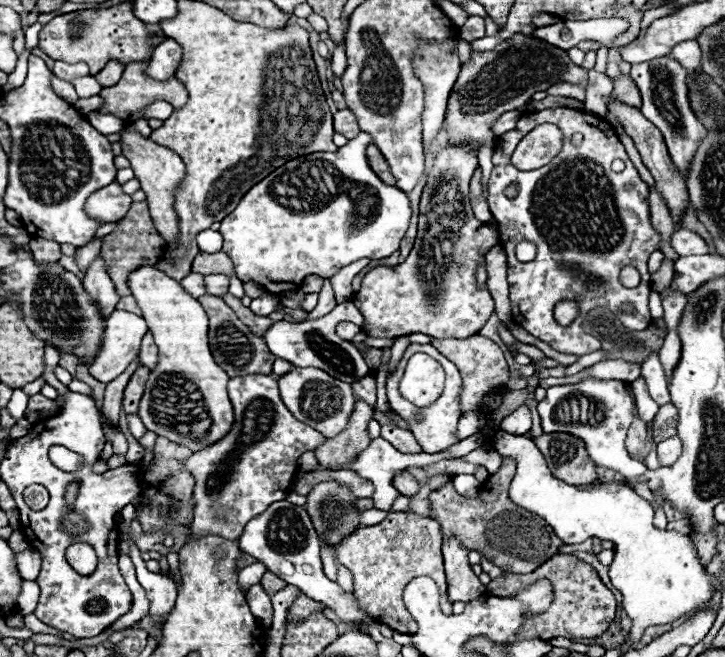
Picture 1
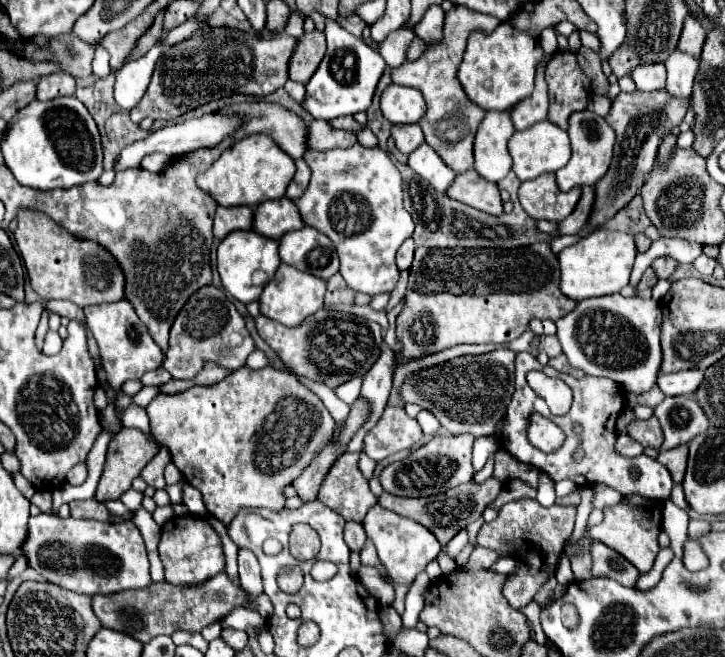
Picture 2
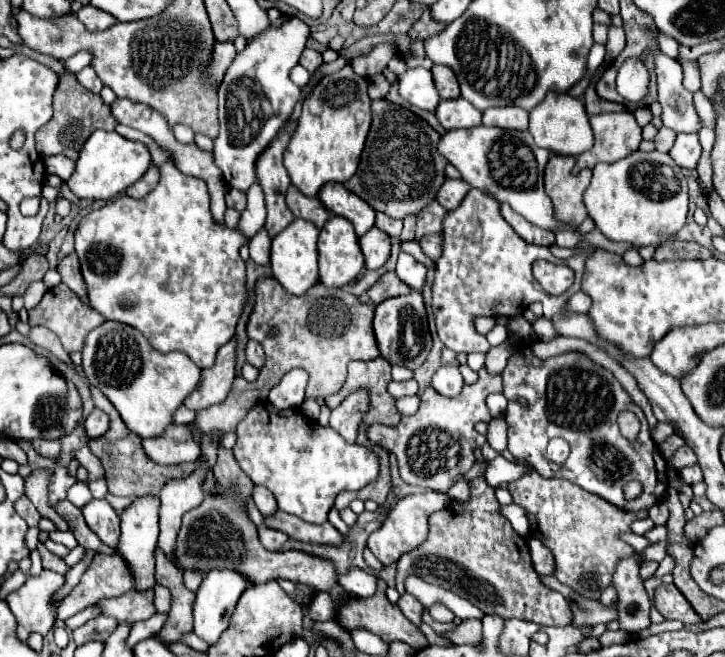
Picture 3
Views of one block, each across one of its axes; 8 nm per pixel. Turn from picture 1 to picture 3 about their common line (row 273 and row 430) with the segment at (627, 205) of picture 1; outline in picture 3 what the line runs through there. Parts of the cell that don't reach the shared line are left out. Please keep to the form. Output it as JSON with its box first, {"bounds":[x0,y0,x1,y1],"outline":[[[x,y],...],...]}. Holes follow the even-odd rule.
{"bounds":[502,344,668,510],"outline":[[[524,344],[508,358],[502,380],[504,396],[508,398],[504,414],[508,424],[508,450],[516,460],[530,462],[544,478],[566,478],[612,504],[624,500],[626,510],[650,508],[664,498],[668,488],[666,466],[650,436],[648,422],[610,370],[582,352],[564,352],[540,360],[534,356],[532,346]],[[518,396],[528,400],[528,408],[516,404]],[[624,410],[634,412],[640,420],[640,432],[634,442],[626,440],[618,428],[618,414]],[[554,436],[562,436],[570,444],[570,456],[562,466],[546,458],[546,444]],[[630,480],[642,482],[642,494],[626,502],[622,490]]]}

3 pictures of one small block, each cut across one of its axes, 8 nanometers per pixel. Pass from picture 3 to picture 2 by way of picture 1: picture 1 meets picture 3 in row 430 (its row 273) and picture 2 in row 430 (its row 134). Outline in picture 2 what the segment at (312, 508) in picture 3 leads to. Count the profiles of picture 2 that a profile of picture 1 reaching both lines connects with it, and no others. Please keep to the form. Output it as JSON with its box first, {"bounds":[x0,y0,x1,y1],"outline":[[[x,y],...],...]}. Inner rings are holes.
{"bounds":[348,350,394,452],"outline":[[[384,350],[370,372],[364,376],[360,398],[370,404],[370,417],[352,437],[348,444],[348,452],[363,450],[363,441],[367,432],[372,429],[386,408],[390,390],[392,390],[392,374],[394,374],[394,350]]]}

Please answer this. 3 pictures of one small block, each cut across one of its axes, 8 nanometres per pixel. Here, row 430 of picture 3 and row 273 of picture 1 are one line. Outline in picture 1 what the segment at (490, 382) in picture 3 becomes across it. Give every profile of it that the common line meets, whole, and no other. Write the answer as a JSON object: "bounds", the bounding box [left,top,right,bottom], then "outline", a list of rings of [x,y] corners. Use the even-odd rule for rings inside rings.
{"bounds":[354,142,498,338],"outline":[[[472,142],[460,144],[460,146],[444,146],[434,158],[434,168],[428,172],[426,186],[420,196],[420,220],[418,220],[418,234],[414,248],[410,256],[390,268],[380,266],[370,270],[362,278],[362,288],[354,296],[354,304],[364,314],[366,320],[366,332],[372,338],[398,338],[408,336],[414,332],[422,332],[434,338],[468,338],[482,330],[486,320],[494,312],[494,300],[490,292],[478,290],[476,286],[476,268],[482,260],[482,254],[486,254],[492,246],[498,244],[498,232],[484,226],[480,220],[474,218],[470,198],[468,198],[468,184],[472,178],[472,172],[478,166],[476,158],[476,146]]]}

